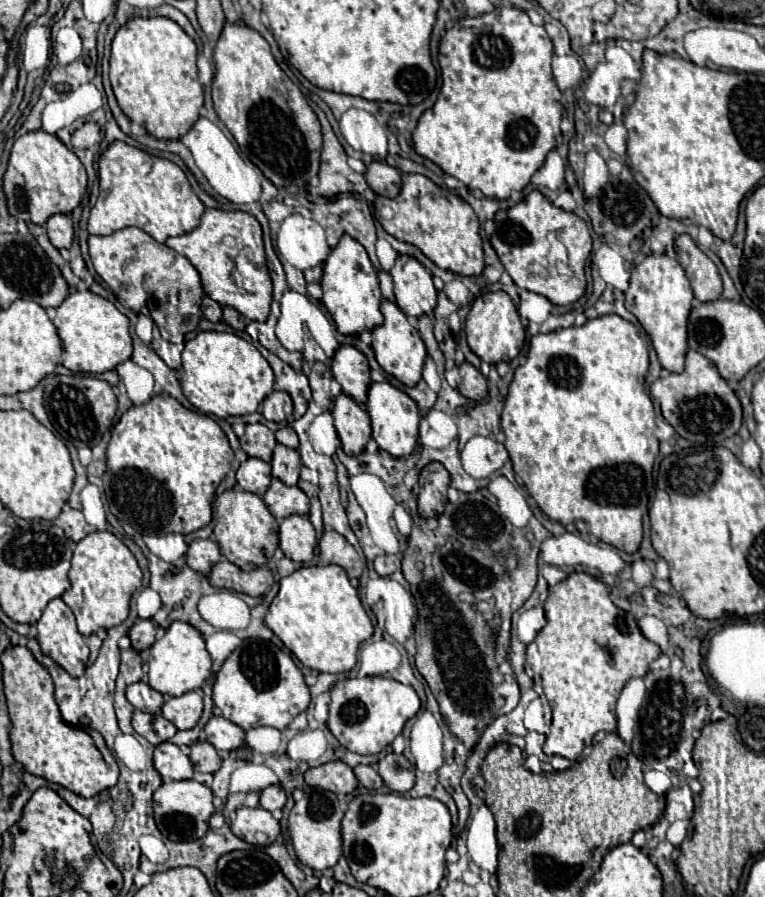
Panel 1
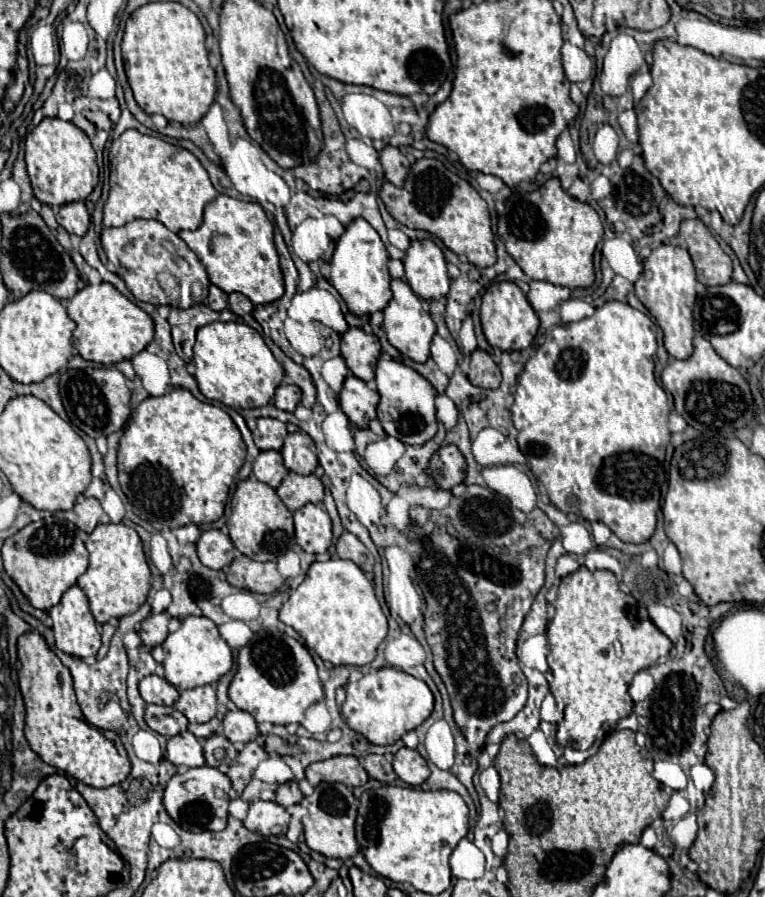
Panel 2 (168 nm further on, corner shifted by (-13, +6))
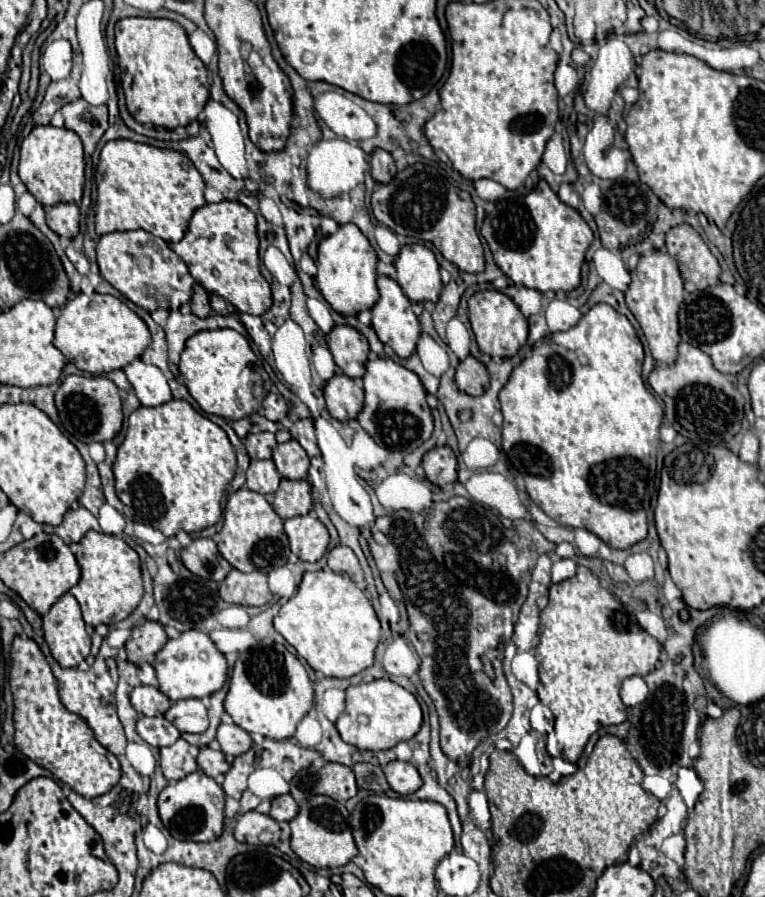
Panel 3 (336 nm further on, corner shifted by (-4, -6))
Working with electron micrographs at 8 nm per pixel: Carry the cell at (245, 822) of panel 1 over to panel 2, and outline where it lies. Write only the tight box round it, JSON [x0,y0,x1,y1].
[244,801,290,836]

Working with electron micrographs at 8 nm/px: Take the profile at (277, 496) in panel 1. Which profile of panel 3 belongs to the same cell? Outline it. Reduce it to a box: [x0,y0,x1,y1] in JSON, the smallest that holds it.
[273,479,311,519]

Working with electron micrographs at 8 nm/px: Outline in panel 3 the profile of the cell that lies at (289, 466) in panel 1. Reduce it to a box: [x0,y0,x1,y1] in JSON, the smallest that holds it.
[273,439,309,479]

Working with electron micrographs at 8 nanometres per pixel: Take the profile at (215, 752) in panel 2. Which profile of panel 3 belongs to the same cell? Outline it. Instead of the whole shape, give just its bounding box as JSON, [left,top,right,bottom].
[197,745,229,777]

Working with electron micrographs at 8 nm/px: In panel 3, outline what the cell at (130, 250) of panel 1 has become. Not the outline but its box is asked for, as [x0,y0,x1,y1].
[97,229,195,311]

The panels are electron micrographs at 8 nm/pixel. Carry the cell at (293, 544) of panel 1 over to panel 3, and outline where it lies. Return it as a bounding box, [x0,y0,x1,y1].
[285,515,329,561]

